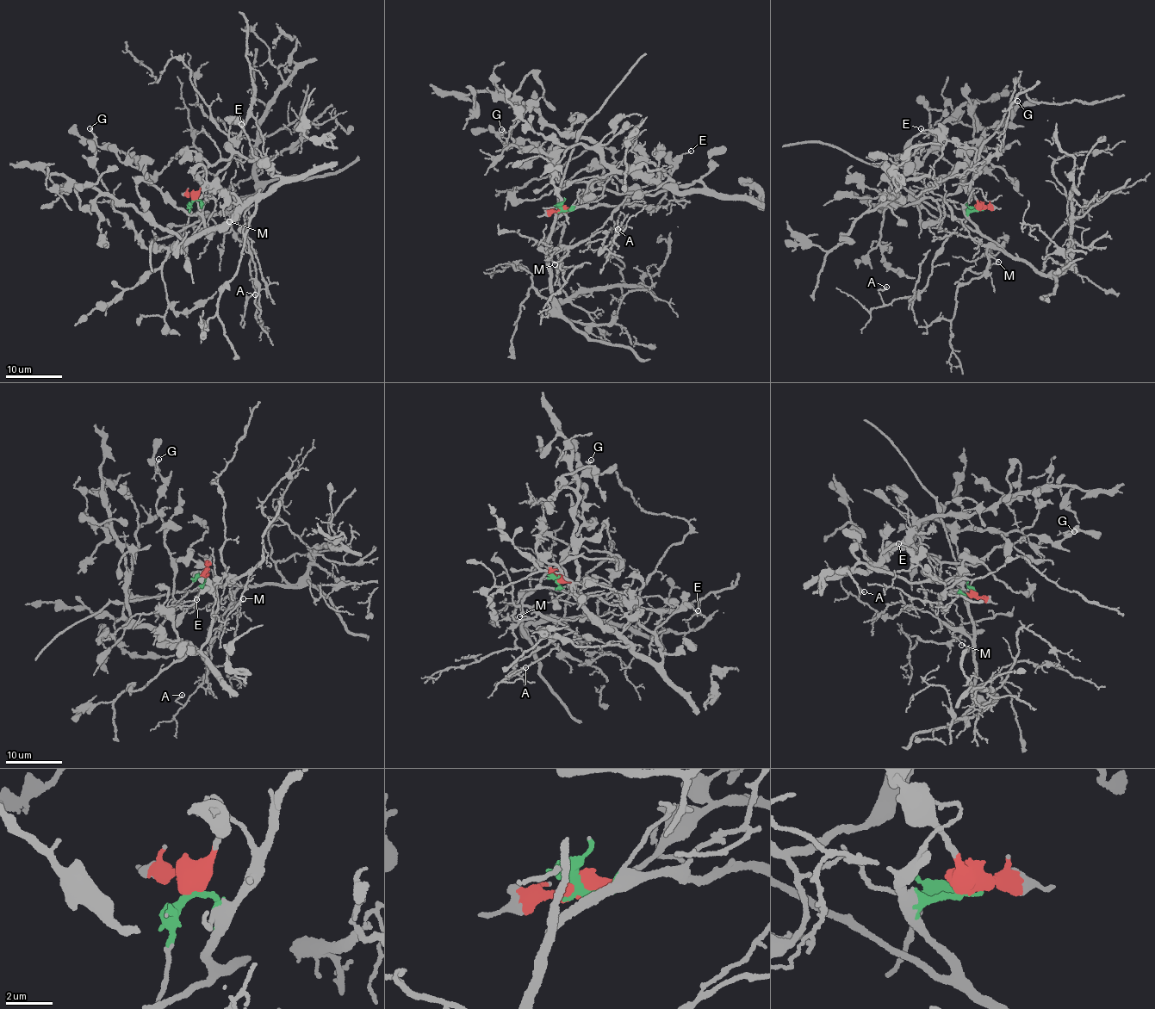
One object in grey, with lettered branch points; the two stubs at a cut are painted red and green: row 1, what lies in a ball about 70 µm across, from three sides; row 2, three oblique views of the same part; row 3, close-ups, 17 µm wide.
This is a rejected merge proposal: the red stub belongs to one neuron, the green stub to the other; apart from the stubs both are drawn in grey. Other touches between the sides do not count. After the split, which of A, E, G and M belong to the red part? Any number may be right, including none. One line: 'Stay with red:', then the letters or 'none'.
Stay with red: E, G

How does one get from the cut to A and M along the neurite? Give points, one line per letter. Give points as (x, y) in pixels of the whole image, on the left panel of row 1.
A: (195, 198), (200, 200), (198, 215), (202, 217), (244, 209), (259, 309), (255, 305), (256, 294)
M: (195, 198), (200, 200), (198, 215), (202, 217), (214, 213), (228, 214), (229, 221)

